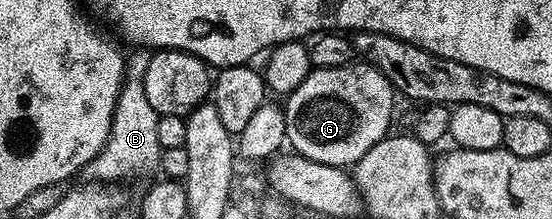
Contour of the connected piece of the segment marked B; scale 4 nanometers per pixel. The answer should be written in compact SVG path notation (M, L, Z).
M135 46L127 53L125 76L121 94L117 98L116 112L113 114L110 136L104 148L82 171L87 181L118 184L134 177L142 168L156 170L159 167L162 149L157 139L157 125L160 115L149 103L147 89L144 88L144 75L148 72L153 54L148 46Z

